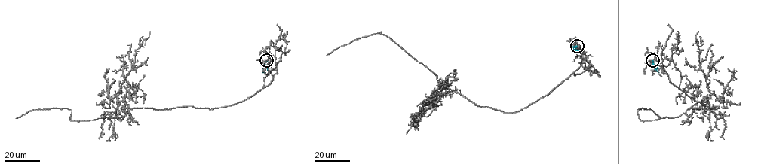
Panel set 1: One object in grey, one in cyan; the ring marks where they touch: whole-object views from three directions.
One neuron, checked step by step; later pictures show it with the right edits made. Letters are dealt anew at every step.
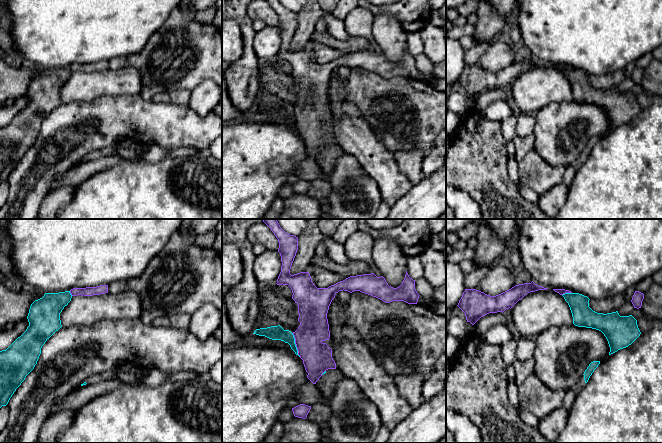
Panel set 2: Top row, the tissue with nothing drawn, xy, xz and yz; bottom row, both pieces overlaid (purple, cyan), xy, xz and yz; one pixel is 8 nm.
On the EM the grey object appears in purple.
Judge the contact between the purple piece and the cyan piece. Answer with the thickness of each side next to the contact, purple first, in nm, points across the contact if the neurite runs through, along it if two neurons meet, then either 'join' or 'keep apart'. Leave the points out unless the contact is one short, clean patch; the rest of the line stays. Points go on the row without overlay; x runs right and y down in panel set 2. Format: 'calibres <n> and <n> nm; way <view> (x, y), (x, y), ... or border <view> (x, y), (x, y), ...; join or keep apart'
calibres 240 and 110 nm; border xz (292, 109), (297, 129), (300, 132); keep apart

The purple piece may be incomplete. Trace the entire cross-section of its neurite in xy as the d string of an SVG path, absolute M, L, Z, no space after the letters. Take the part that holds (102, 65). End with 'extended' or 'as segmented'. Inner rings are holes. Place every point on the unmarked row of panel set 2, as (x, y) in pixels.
M100 61L97 63L73 64L70 66L72 72L93 72L108 69L108 61Z | as segmented

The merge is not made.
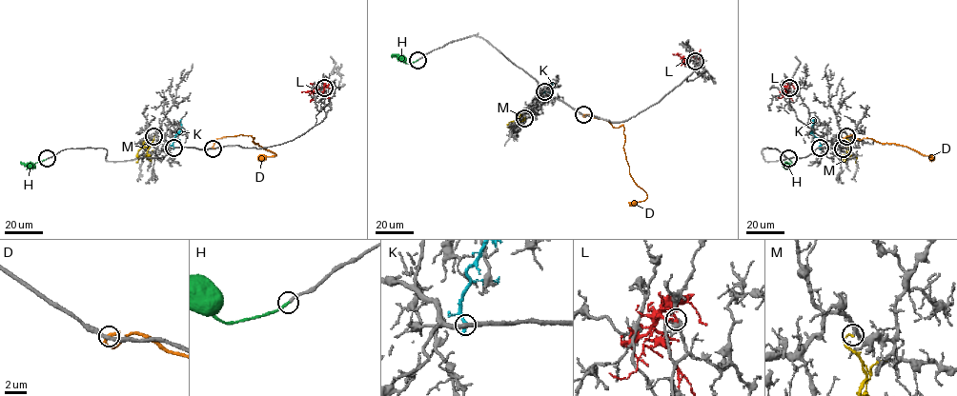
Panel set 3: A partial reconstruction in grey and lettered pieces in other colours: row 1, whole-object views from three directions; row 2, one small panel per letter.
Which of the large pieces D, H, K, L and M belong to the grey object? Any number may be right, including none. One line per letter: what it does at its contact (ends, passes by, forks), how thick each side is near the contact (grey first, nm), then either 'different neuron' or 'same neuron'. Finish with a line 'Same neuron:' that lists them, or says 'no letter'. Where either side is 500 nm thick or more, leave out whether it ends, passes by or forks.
D: it ends | 260/300 nm | different neuron
H: it ends | 200/190 nm | same neuron
K: it ends | 360/300 nm | different neuron
L: it ends | 360/200 nm | different neuron
M: it ends | 240/160 nm | different neuron
Same neuron: H

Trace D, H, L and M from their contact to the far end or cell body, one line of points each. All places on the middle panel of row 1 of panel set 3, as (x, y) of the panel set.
D: (583, 114), (607, 120), (614, 128), (623, 126), (629, 172), (647, 195), (641, 201), (629, 204)
H: (417, 60), (406, 63), (396, 55), (391, 56)
L: (695, 61), (693, 56), (684, 59), (672, 54)
M: (524, 118), (509, 123), (510, 128), (506, 127)

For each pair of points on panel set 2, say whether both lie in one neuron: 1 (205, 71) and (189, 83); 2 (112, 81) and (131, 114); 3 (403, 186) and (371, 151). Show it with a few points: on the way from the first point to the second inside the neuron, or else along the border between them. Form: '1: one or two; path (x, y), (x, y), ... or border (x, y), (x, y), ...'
1: one; path (201, 71), (193, 79)
2: two; border (139, 93), (123, 96), (100, 96), (98, 98)
3: one; path (394, 177), (377, 160)

